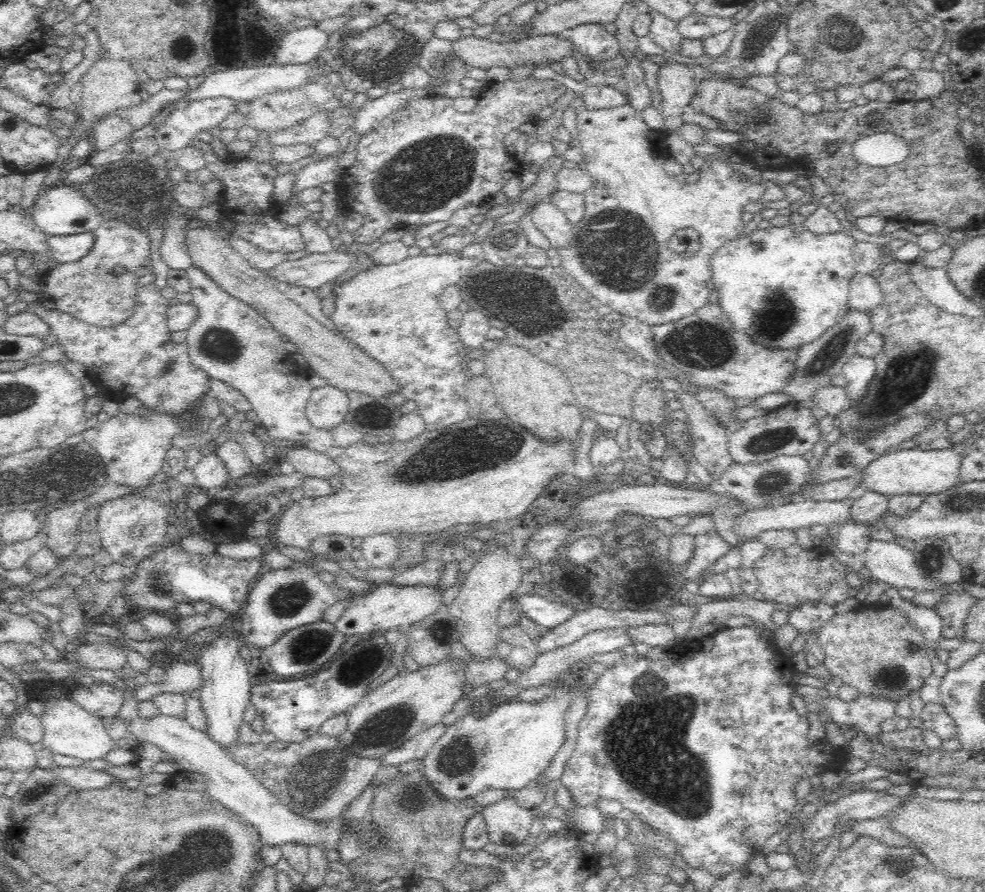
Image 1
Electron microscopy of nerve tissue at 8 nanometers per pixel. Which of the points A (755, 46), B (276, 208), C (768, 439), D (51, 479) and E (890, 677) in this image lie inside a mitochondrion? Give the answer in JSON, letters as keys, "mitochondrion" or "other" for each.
{"A":"mitochondrion","B":"other","C":"mitochondrion","D":"mitochondrion","E":"mitochondrion"}

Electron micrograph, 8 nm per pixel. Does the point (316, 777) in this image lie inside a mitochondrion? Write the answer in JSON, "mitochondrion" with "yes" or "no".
{"mitochondrion":"yes"}

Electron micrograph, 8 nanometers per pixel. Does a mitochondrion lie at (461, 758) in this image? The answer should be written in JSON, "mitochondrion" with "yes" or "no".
{"mitochondrion":"yes"}

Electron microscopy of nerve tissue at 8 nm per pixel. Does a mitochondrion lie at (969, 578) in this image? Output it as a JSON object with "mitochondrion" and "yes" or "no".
{"mitochondrion":"no"}

